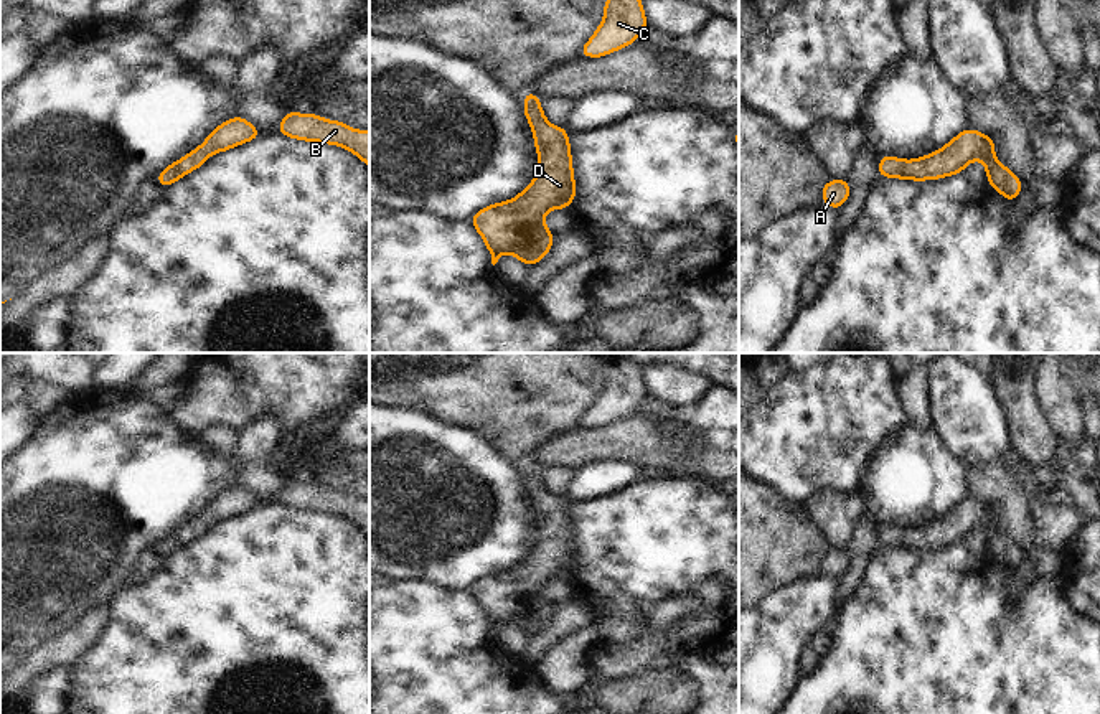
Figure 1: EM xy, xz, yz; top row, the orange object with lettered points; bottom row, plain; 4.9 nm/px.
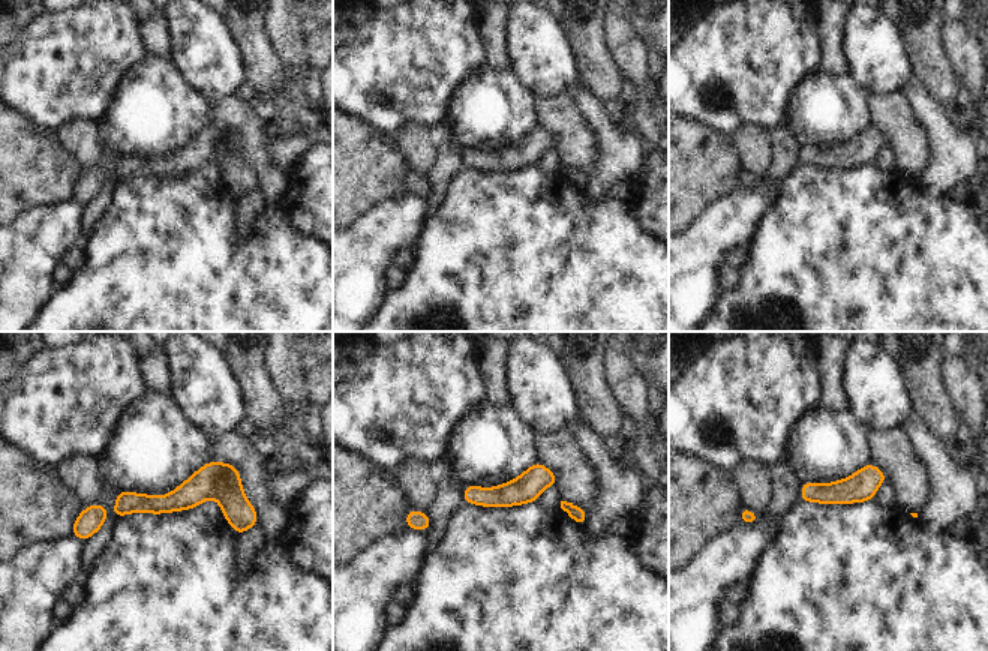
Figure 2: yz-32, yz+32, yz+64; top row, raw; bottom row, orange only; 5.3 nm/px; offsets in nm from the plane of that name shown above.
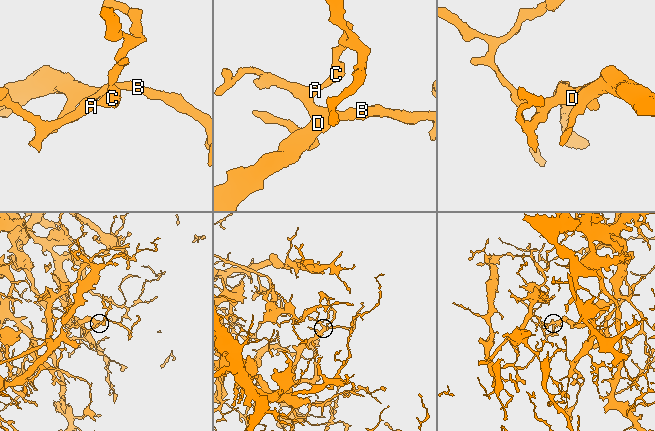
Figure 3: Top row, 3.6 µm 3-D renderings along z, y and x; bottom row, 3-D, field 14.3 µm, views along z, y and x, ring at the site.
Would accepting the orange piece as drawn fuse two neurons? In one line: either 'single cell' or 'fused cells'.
single cell

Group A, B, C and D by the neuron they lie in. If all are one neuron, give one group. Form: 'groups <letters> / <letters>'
groups A B C D

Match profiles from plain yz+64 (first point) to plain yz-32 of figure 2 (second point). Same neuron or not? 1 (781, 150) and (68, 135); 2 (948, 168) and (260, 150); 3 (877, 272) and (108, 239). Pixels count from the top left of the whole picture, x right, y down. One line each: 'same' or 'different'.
1: different
2: different
3: same

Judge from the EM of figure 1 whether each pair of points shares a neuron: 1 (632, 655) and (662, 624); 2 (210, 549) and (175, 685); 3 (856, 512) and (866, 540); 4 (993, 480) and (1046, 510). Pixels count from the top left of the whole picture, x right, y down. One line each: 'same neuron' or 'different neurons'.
1: same neuron
2: same neuron
3: same neuron
4: different neurons

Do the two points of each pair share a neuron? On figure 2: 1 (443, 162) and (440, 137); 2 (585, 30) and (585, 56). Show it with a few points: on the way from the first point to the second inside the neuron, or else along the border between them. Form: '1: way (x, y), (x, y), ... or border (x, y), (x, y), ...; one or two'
1: way (443, 156), (443, 143); one
2: way (585, 36), (585, 50); one

